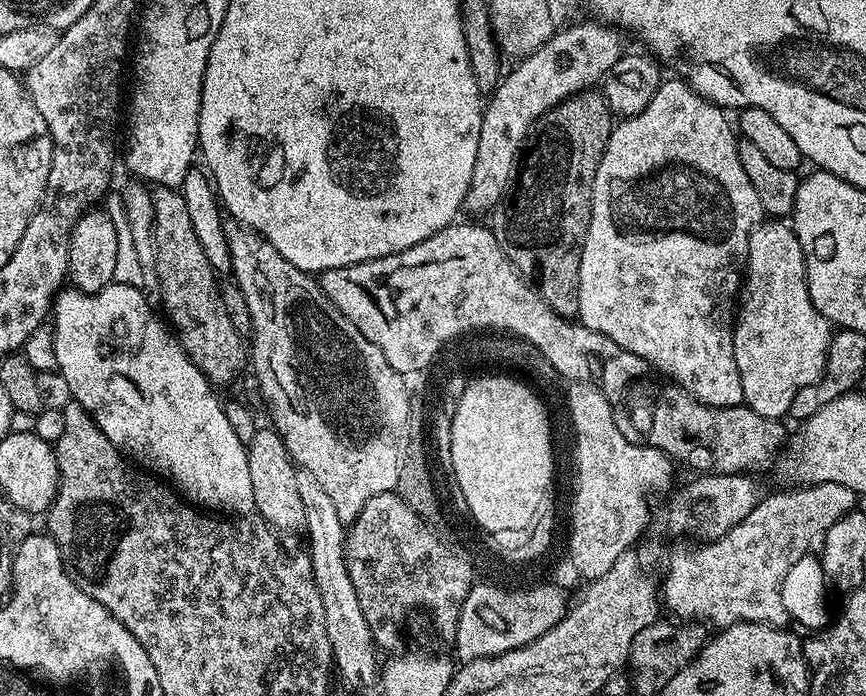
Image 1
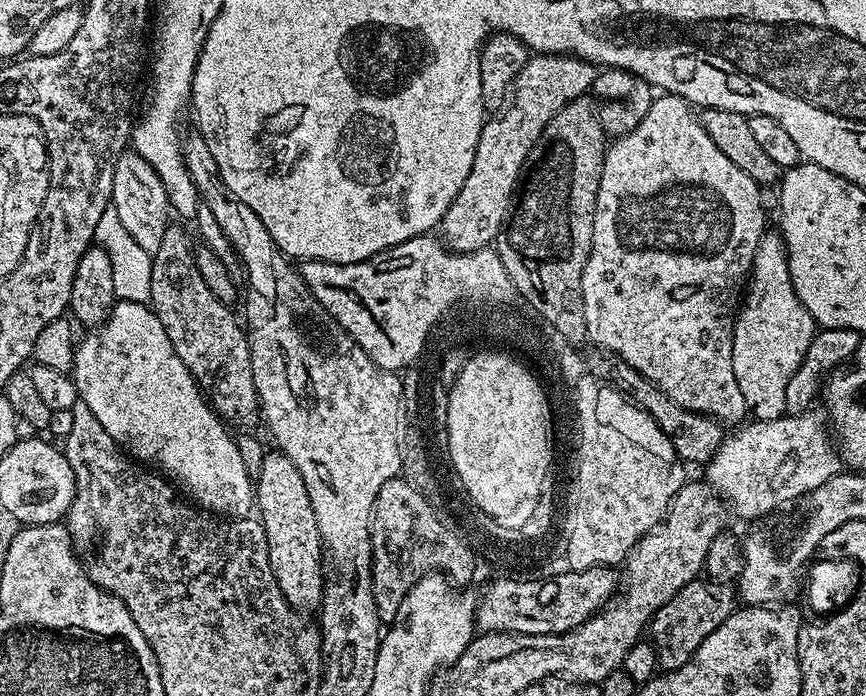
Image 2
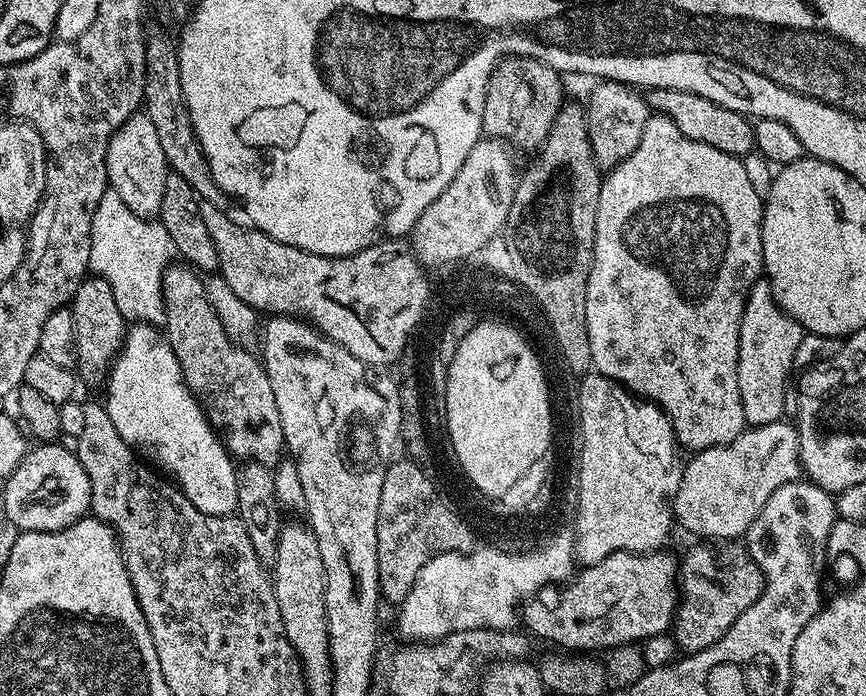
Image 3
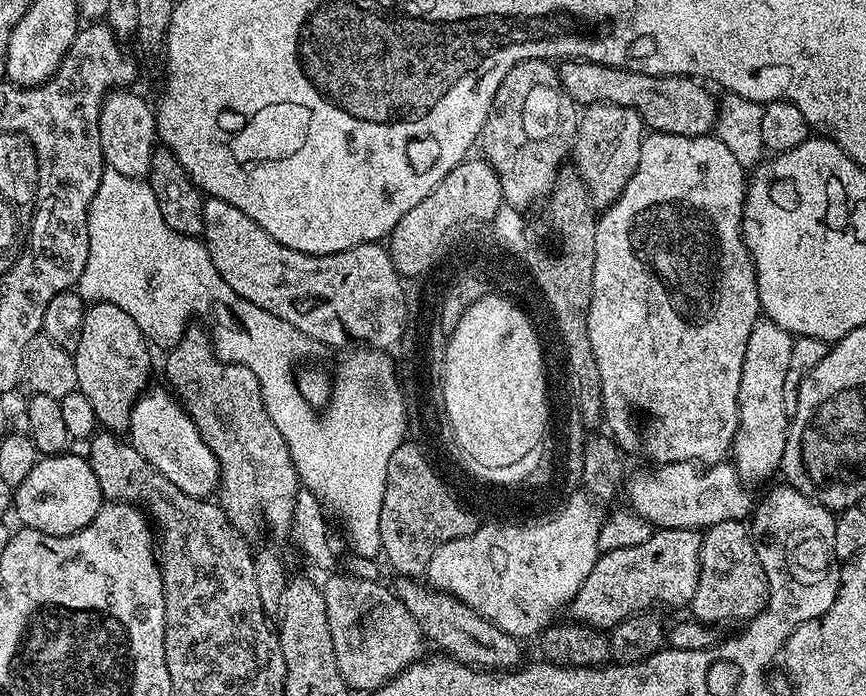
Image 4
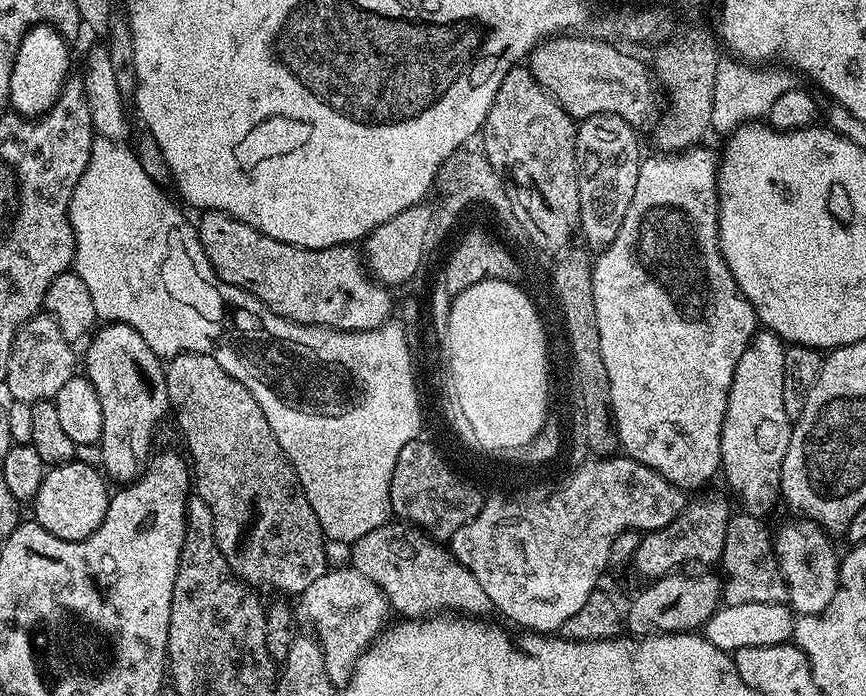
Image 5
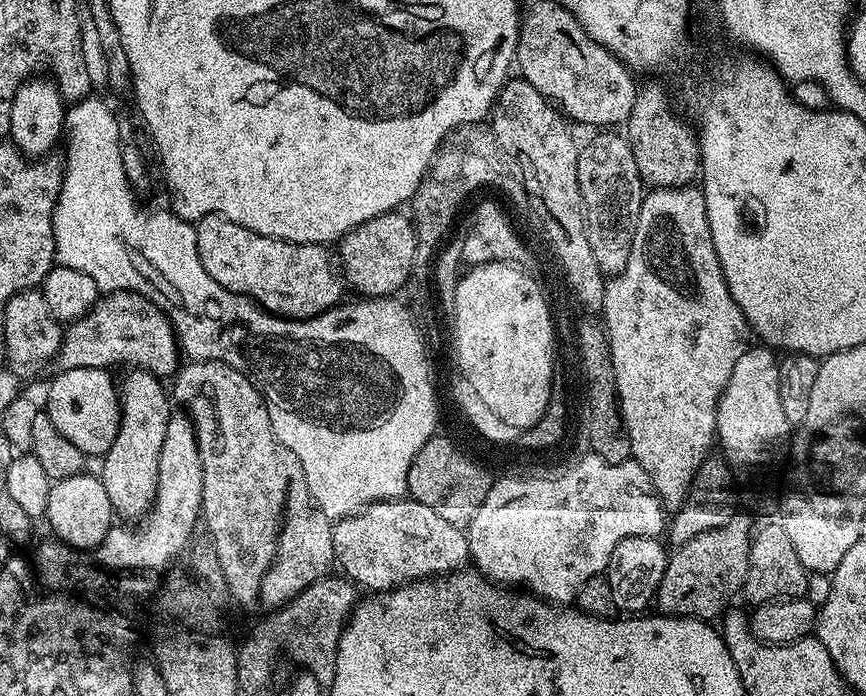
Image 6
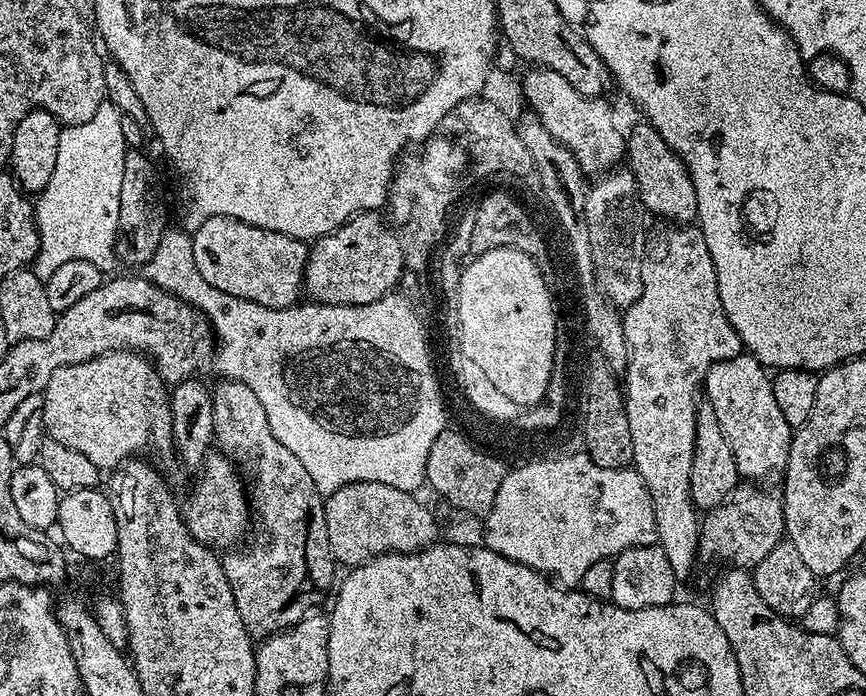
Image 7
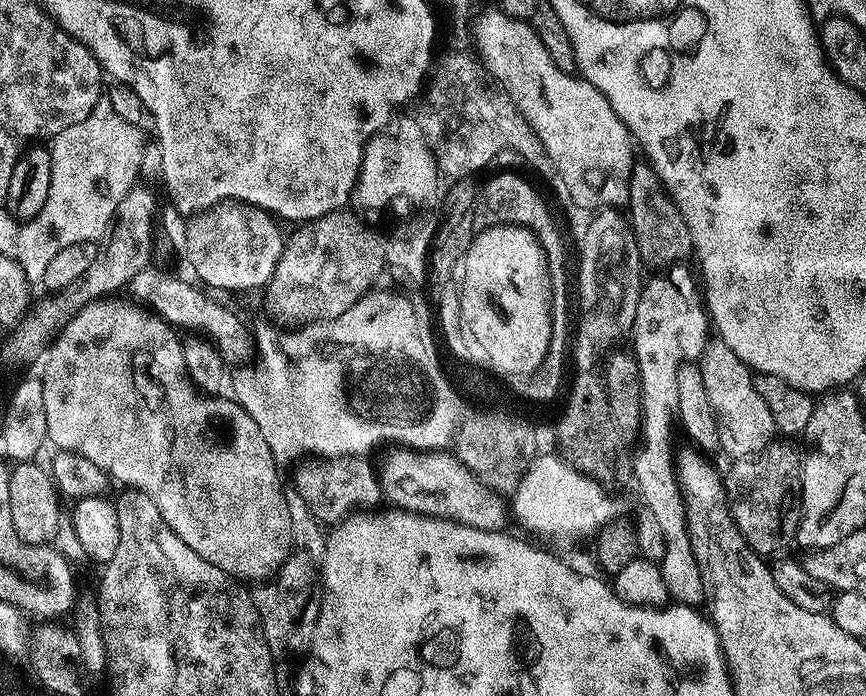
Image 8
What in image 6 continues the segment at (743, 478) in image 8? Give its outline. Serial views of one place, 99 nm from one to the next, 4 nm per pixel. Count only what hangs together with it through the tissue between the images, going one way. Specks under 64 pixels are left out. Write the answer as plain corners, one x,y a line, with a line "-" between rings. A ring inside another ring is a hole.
737,514
726,526
698,534
690,542
679,545
669,555
666,574
656,591
655,607
665,616
685,616
691,620
716,619
743,589
750,570
750,546
754,523
748,516

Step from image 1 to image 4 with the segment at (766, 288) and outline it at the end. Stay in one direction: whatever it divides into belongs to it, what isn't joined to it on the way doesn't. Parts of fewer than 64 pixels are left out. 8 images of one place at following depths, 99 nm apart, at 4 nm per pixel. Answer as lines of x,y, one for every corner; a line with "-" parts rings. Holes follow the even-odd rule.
761,318
754,322
746,342
746,358
742,358
742,382
738,382
738,430
732,443
731,463
740,479
749,486
760,484
781,471
784,447
788,437
790,414
782,399
782,385
790,367
793,335
772,320

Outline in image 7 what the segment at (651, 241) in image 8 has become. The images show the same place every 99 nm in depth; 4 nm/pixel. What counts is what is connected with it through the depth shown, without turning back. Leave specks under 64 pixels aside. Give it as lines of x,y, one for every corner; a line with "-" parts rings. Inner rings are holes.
639,123
626,136
626,167
634,174
640,201
651,215
653,212
654,215
661,216
664,222
671,222
676,226
691,225
696,220
698,198
694,194
694,184
686,166
666,146
666,142
662,142
662,136
654,130
652,124

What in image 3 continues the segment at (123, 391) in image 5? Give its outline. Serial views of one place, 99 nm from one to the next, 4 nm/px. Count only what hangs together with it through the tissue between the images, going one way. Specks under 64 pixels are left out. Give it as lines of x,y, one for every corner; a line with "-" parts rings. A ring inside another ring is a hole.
89,275
72,295
70,307
74,314
74,338
78,350
75,371
83,383
85,380
88,384
103,385
126,335
126,321
122,310
118,310
118,302
114,302
110,282
100,276

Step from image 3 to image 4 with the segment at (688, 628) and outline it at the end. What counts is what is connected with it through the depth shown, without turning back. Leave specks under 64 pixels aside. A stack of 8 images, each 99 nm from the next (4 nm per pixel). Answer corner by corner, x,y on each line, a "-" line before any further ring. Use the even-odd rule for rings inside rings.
744,520
718,522
706,529
703,538
698,590
694,590
691,615
709,626
721,626
731,620
751,620
768,604
770,591
770,572
758,562
751,527

